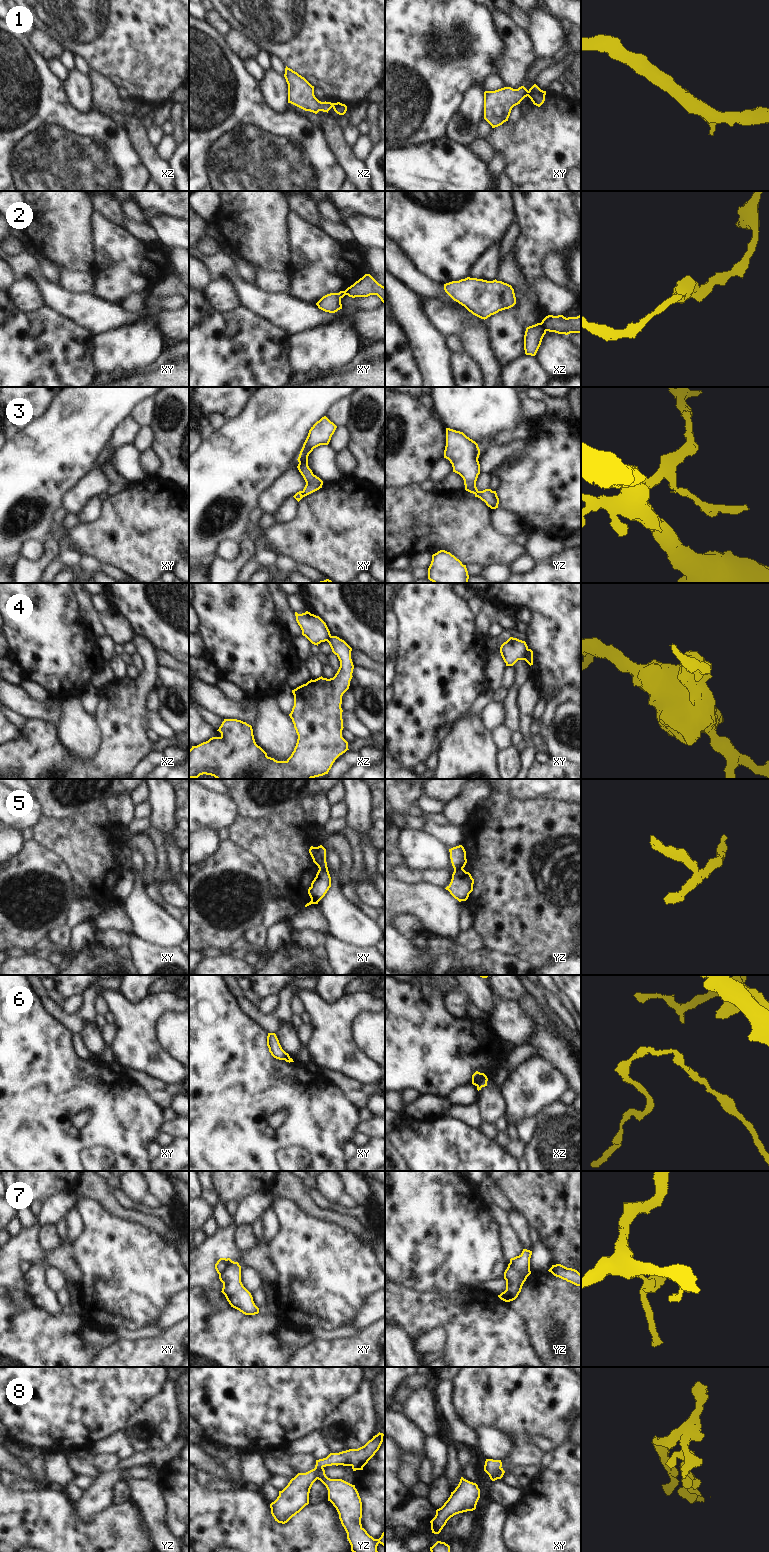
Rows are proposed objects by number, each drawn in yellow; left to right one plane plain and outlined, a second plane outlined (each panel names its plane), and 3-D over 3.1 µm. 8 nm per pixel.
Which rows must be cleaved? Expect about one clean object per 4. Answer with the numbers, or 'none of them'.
1, 2, 3, 4, 5, 6, 7, 8.

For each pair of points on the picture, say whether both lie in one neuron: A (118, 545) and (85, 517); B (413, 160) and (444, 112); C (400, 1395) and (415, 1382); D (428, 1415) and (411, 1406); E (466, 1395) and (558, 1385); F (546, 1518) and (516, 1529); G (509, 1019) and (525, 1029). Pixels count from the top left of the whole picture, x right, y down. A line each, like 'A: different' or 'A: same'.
A: different
B: different
C: same
D: same
E: same
F: same
G: same

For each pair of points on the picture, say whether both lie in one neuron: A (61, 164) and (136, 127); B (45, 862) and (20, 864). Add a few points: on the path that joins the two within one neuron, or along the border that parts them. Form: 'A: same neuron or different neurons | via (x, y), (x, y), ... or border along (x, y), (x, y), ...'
A: different neurons | border along (124, 128), (133, 149), (137, 153)
B: same neuron | via (39, 864), (26, 864)

